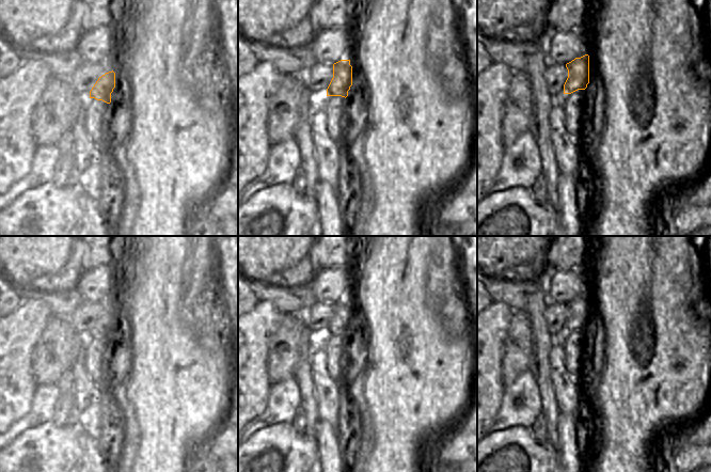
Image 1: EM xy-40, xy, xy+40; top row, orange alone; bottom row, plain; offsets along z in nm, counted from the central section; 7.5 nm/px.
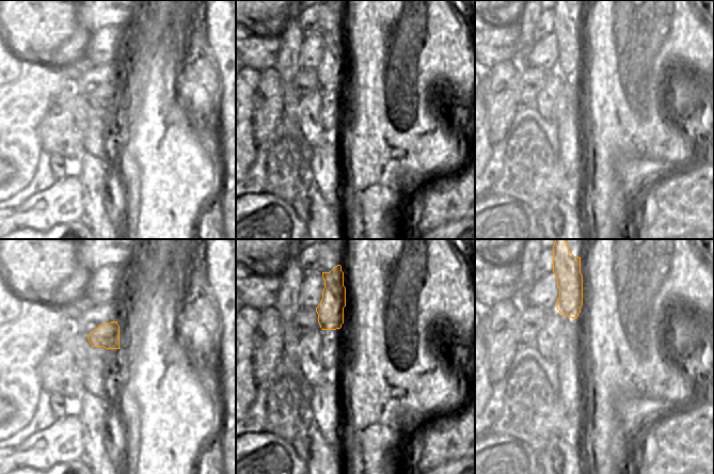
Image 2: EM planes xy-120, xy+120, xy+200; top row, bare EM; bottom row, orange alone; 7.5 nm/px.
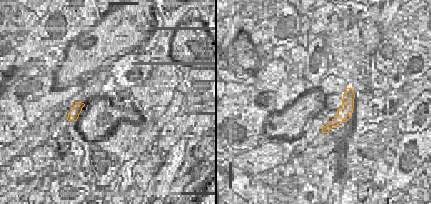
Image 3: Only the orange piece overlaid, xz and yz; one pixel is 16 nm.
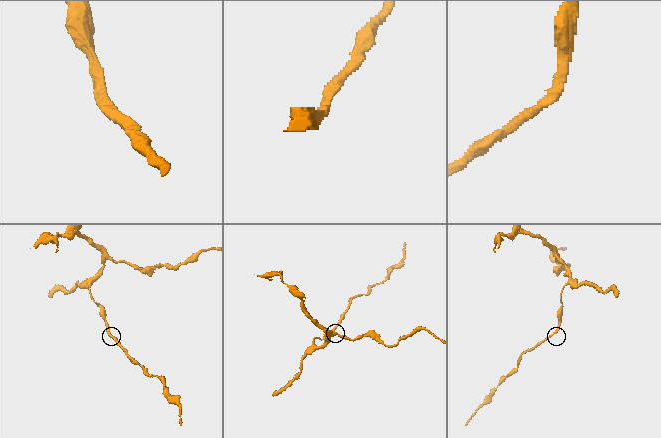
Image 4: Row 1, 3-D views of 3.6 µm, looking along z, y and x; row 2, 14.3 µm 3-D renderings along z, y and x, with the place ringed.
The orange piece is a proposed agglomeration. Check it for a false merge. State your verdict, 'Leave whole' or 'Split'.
Leave whole

